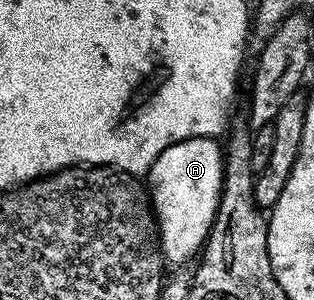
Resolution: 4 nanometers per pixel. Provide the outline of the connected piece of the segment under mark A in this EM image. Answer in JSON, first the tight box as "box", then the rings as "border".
{"box":[146,137,224,267],"border":[[[191,137],[174,143],[154,159],[146,174],[146,188],[152,198],[152,208],[160,230],[160,252],[169,266],[184,267],[204,248],[208,233],[216,221],[216,208],[220,202],[220,188],[224,186],[224,154],[222,145],[215,137]]]}

